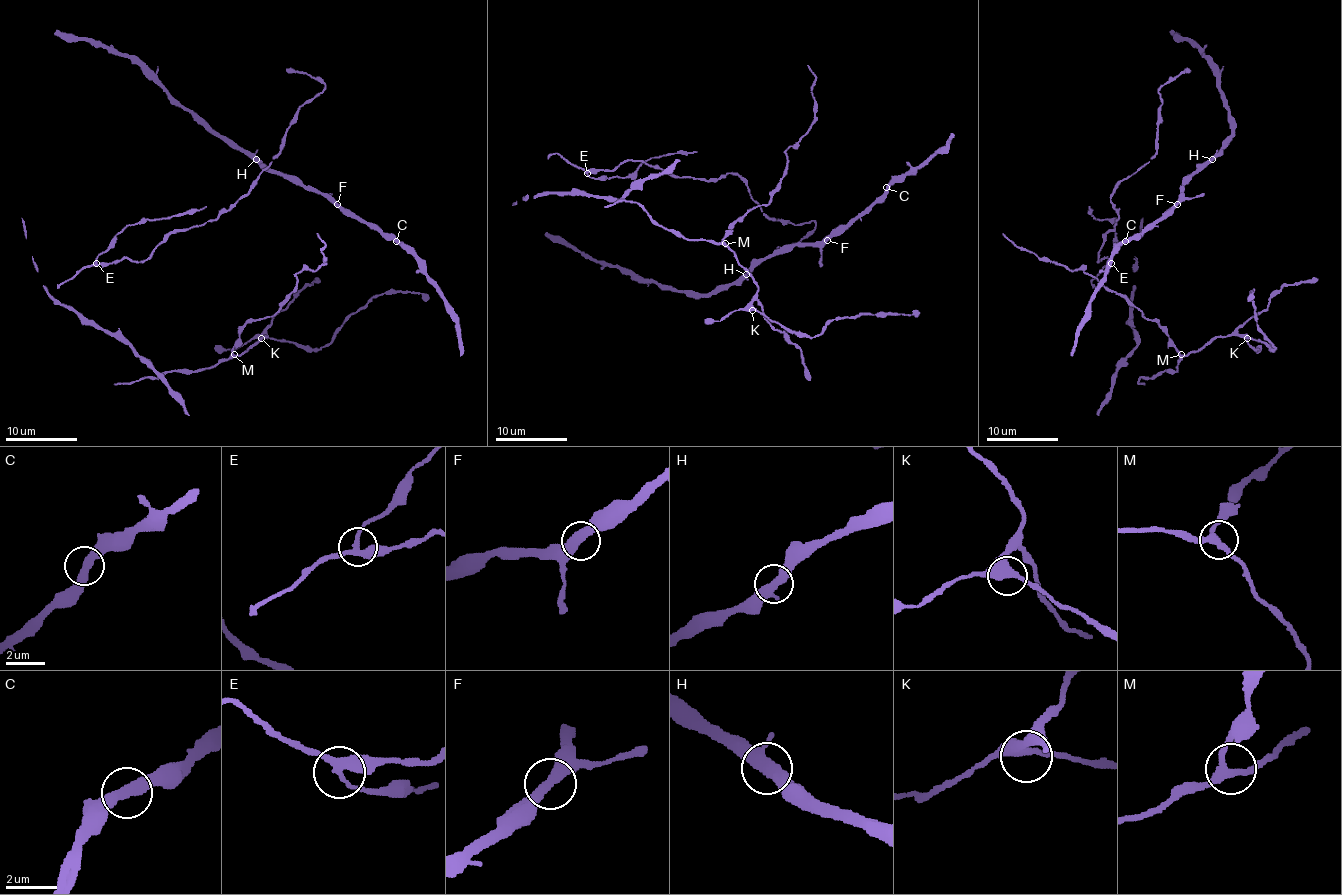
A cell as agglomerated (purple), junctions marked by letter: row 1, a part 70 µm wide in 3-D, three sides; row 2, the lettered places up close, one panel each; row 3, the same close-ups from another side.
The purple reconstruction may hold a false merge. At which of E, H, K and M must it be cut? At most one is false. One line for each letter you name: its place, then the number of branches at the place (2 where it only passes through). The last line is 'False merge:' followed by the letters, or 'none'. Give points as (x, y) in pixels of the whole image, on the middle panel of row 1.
False merge: none

